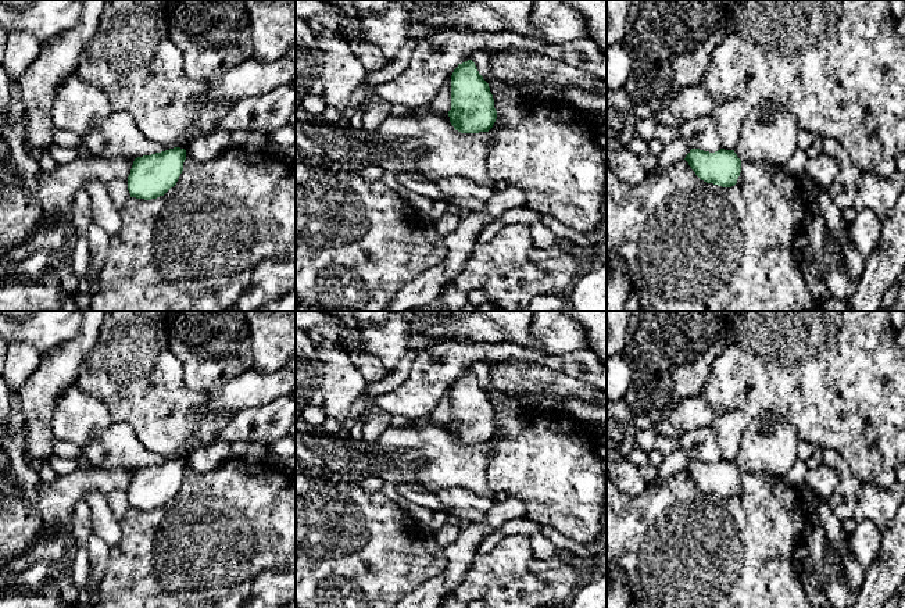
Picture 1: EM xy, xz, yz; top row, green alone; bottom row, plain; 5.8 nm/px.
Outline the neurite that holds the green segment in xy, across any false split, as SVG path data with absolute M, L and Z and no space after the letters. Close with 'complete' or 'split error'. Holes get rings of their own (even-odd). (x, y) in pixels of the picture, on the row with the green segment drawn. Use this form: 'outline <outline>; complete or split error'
outline M180 147L135 158L128 176L130 197L151 200L164 196L176 185L185 160L186 150Z; complete

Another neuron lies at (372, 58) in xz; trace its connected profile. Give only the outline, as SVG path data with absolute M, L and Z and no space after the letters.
M364 39L351 40L350 50L362 64L366 72L379 71L389 64L383 51L376 44L372 44Z

